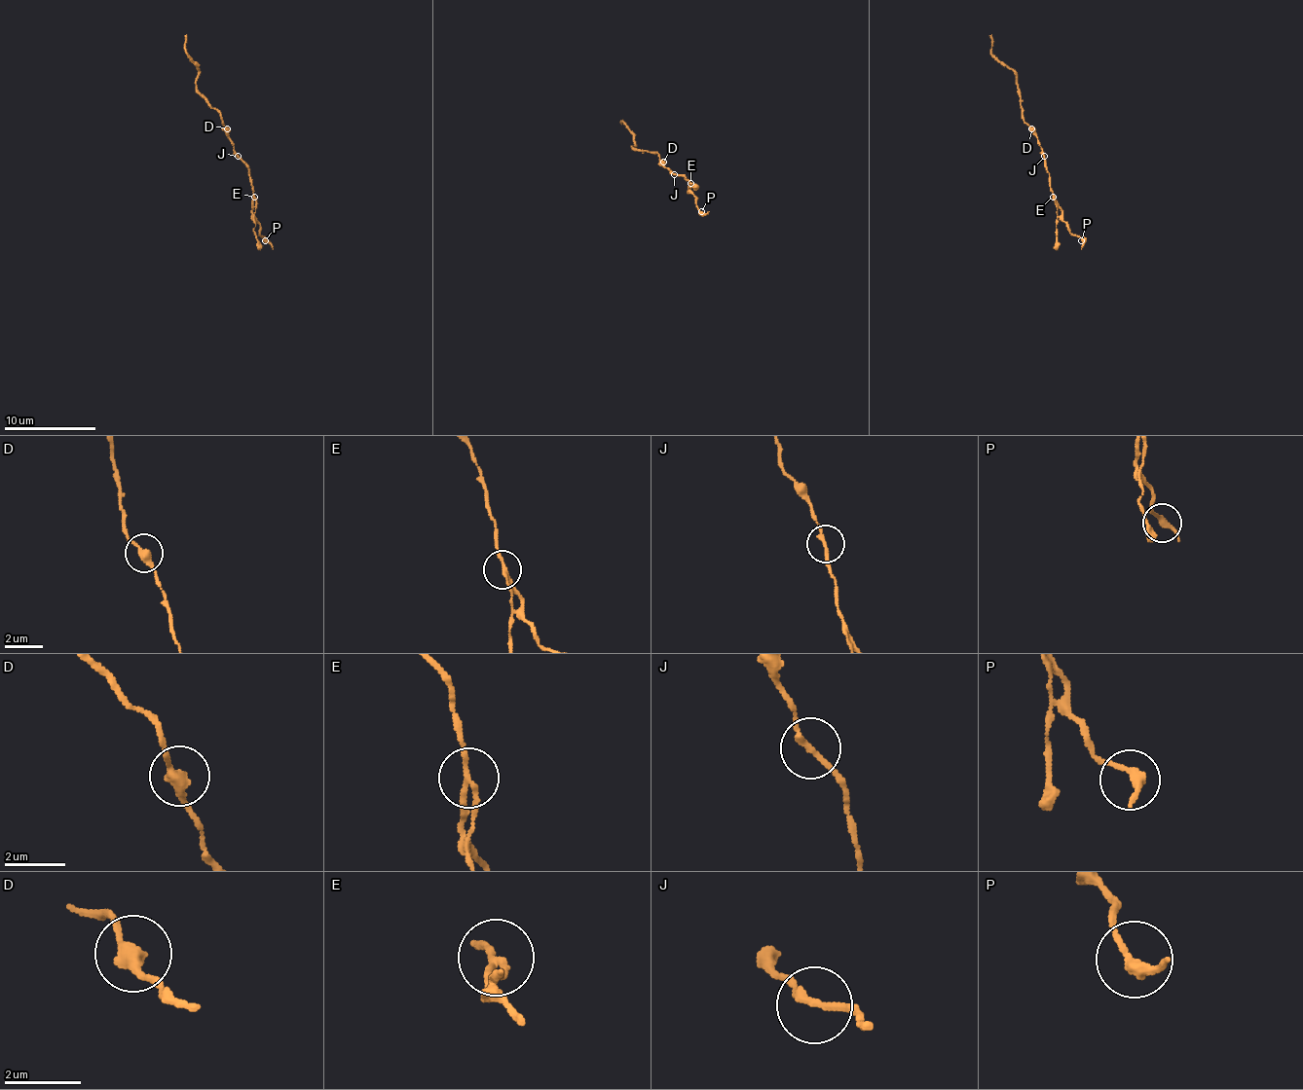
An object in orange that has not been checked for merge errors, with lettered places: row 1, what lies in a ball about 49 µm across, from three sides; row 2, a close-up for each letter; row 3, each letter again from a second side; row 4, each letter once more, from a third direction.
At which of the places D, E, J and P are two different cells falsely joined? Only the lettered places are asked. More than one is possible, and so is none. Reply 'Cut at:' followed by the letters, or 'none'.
Cut at: E

